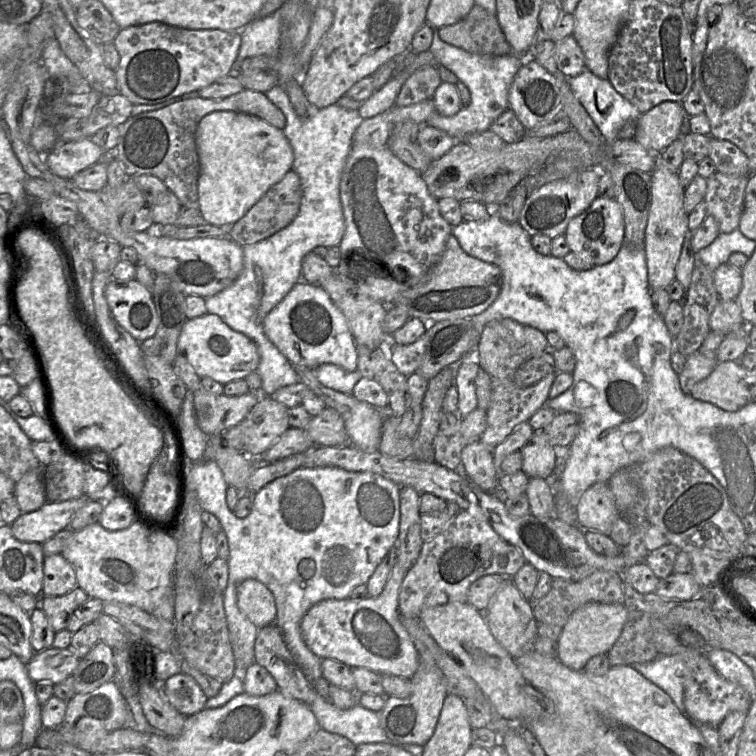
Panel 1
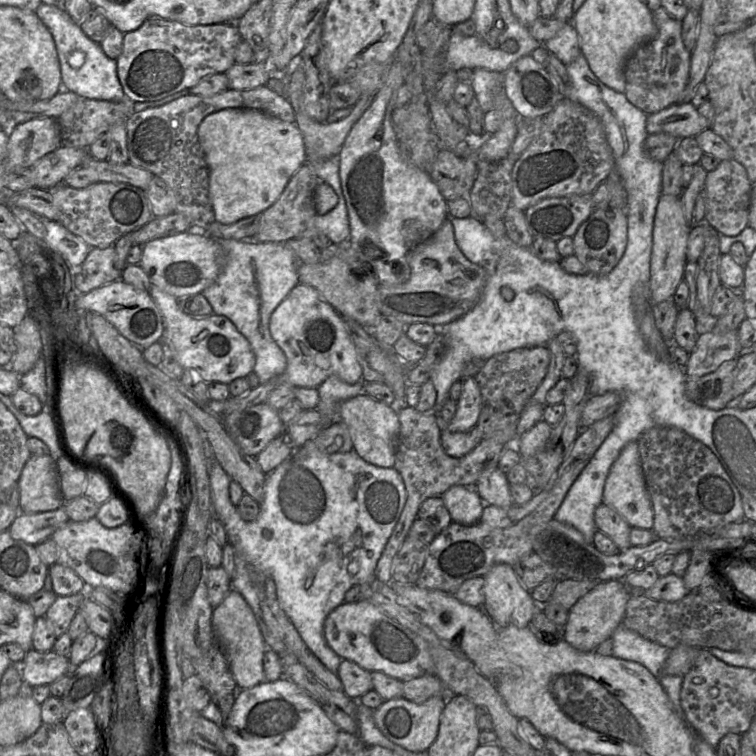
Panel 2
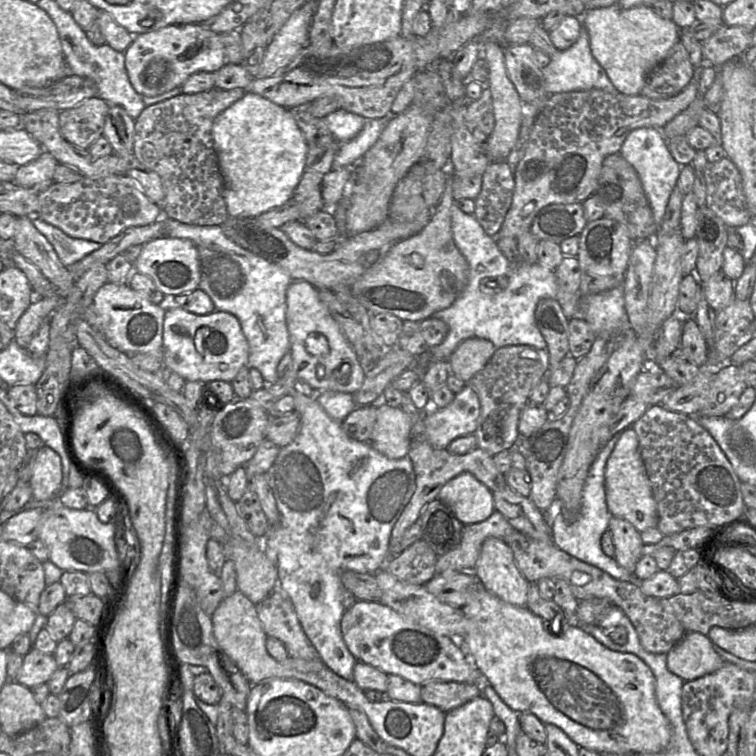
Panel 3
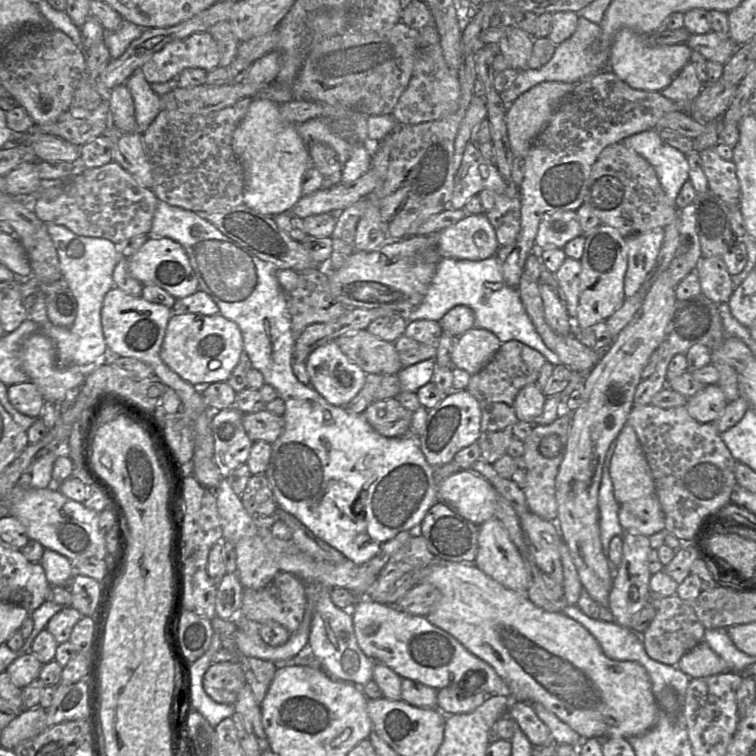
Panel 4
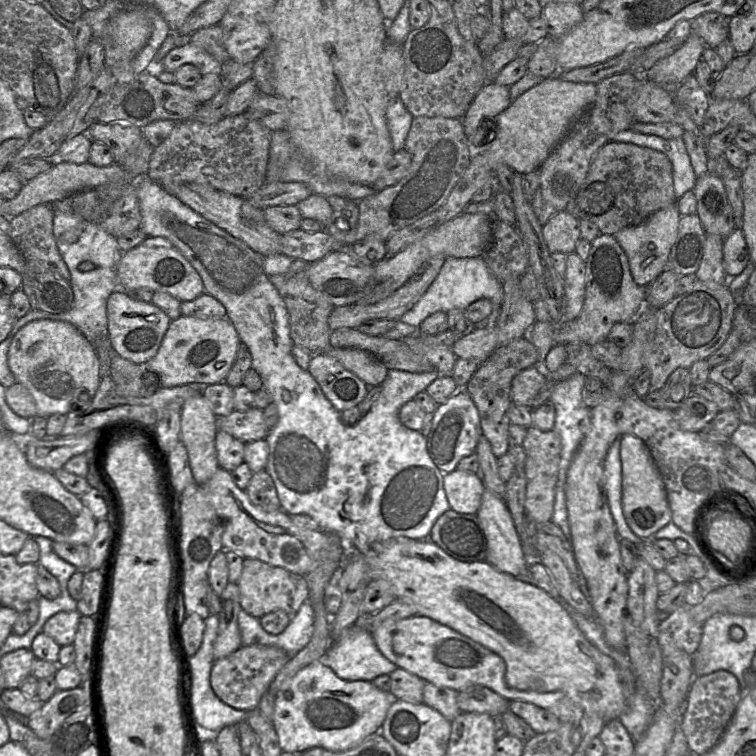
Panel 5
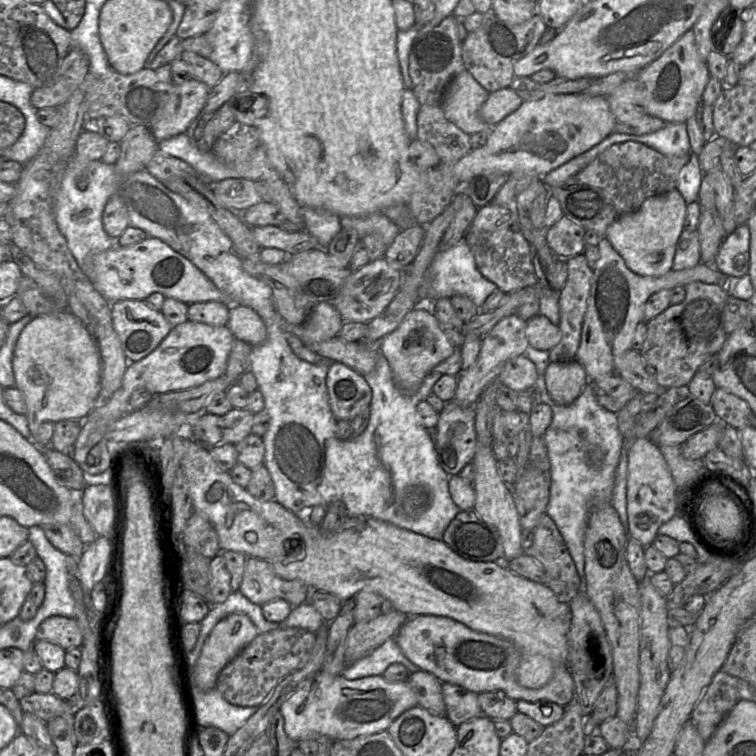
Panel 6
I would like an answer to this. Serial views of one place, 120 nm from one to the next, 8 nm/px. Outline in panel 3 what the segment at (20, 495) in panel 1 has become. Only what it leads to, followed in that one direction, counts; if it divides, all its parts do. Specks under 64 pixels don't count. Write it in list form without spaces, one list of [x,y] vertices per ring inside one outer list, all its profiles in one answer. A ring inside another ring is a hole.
[[[43,445],[35,451],[29,485],[31,500],[48,500],[61,495],[62,461],[59,454]]]

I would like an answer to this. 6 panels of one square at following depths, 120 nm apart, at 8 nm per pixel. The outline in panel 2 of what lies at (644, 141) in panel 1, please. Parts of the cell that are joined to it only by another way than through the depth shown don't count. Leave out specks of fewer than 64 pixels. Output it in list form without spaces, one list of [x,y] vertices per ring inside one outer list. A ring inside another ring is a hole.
[[[691,103],[673,104],[657,113],[648,114],[646,120],[649,135],[668,133],[679,140],[696,137],[708,128],[706,119]]]

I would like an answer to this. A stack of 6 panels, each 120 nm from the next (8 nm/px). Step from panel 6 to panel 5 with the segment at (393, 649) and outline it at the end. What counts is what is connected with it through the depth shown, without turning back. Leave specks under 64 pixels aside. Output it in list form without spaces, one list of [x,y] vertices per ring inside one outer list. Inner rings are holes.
[[[355,624],[343,631],[337,639],[332,638],[328,651],[320,661],[331,668],[340,679],[347,681],[372,681],[398,668],[379,651],[371,633]]]

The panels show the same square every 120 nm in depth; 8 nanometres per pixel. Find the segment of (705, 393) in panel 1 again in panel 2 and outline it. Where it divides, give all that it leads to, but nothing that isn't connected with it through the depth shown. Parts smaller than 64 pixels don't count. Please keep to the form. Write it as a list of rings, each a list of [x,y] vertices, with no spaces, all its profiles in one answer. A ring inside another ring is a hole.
[[[736,359],[722,363],[717,370],[699,378],[686,379],[685,395],[697,405],[721,410],[736,401],[733,399],[732,384]]]

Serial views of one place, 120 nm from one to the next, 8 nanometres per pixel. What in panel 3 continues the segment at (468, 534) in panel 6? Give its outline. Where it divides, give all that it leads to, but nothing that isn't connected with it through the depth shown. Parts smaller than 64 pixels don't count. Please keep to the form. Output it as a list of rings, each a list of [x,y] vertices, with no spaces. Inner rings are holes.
[[[439,499],[427,504],[416,523],[422,527],[423,540],[437,556],[455,549],[461,542],[464,524]]]

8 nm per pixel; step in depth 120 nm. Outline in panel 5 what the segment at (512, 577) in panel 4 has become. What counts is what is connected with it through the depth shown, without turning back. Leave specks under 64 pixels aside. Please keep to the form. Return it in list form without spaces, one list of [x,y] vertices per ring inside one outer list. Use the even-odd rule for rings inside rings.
[[[485,489],[476,516],[487,540],[485,561],[497,570],[513,577],[517,578],[523,575],[527,567],[527,557],[504,498],[489,489]]]

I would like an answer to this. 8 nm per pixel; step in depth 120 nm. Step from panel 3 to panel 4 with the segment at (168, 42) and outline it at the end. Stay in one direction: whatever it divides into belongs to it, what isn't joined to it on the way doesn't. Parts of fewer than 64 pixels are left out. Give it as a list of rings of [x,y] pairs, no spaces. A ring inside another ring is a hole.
[[[206,31],[167,43],[140,70],[149,84],[155,84],[177,79],[187,68],[201,68],[209,72],[218,67],[219,62],[217,43]]]

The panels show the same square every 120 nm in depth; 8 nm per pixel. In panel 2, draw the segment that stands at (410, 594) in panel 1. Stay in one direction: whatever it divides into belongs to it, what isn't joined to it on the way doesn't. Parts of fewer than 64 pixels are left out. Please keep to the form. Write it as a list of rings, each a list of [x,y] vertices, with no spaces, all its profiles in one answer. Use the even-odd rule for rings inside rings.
[[[608,416],[583,429],[547,486],[537,490],[528,503],[510,508],[485,504],[477,523],[463,525],[452,521],[428,544],[427,557],[415,584],[423,589],[454,594],[464,581],[475,576],[484,577],[494,565],[506,563],[514,566],[532,553],[537,536],[554,519],[570,487],[613,427],[613,416]]]

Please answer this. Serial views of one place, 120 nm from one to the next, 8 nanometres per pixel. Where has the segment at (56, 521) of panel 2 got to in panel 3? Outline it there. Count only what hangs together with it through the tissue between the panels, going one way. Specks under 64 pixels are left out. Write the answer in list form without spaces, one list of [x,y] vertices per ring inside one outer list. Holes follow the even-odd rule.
[[[43,509],[24,510],[9,518],[3,524],[3,540],[26,547],[38,538],[38,525],[44,511]]]

